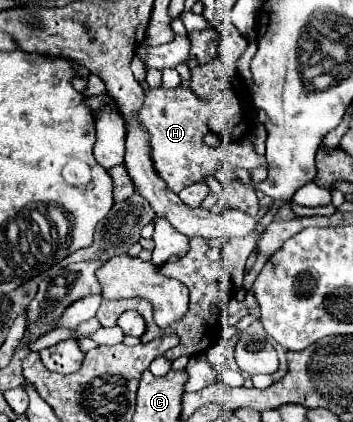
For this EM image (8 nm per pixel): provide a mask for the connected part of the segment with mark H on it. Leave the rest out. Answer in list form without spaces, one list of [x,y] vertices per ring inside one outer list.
[[[146,89],[144,107],[138,113],[138,119],[144,123],[146,131],[152,135],[152,161],[158,175],[168,183],[168,187],[178,193],[190,183],[204,181],[208,175],[216,173],[225,160],[231,165],[252,171],[254,167],[266,165],[264,157],[256,155],[254,147],[248,141],[224,143],[218,147],[209,147],[202,141],[208,133],[208,119],[212,115],[210,103],[198,99],[190,89]]]

